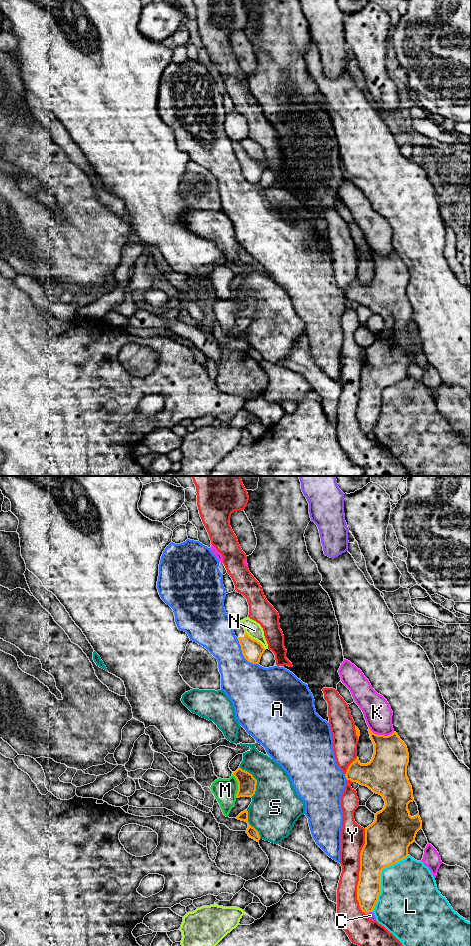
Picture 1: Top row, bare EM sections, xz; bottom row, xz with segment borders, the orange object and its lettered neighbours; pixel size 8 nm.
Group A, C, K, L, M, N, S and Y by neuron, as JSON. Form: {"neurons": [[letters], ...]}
{"neurons": [["A"], ["C"], ["K"], ["L"], ["M"], ["N"], ["S"], ["Y"]]}

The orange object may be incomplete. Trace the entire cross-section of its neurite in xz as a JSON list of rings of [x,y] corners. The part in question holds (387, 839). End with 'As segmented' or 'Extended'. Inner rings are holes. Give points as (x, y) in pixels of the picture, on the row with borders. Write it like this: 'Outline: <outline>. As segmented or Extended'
Outline: [[[368,729],[374,744],[371,761],[361,764],[357,757],[348,767],[345,777],[379,794],[385,801],[384,808],[375,814],[374,822],[365,828],[365,844],[360,853],[360,871],[357,885],[357,900],[365,914],[373,912],[381,893],[381,872],[408,856],[408,847],[415,842],[422,821],[417,814],[410,816],[408,804],[414,801],[412,786],[407,777],[409,753],[407,746],[396,732],[388,736],[377,735]]]. As segmented

